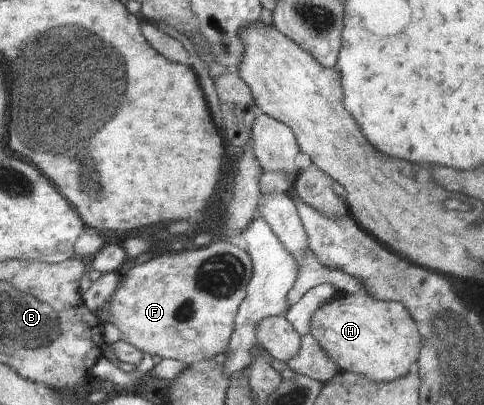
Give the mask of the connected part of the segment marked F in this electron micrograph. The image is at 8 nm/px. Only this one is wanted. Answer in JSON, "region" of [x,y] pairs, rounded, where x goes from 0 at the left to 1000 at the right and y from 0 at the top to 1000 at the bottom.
{"region":[[[446,595],[446,600],[438,600],[438,605],[432,602],[421,612],[393,617],[380,615],[368,622],[343,615],[343,620],[337,620],[331,625],[331,630],[320,630],[316,640],[310,640],[310,644],[302,644],[291,654],[273,659],[260,674],[260,679],[252,684],[248,704],[238,714],[238,721],[225,743],[229,758],[227,795],[244,807],[244,812],[250,817],[250,837],[254,842],[277,852],[277,857],[281,857],[281,862],[289,864],[293,872],[298,867],[310,872],[314,879],[329,877],[335,884],[378,891],[390,904],[399,896],[438,889],[452,872],[463,872],[469,867],[469,852],[473,849],[481,820],[486,783],[498,743],[504,738],[504,733],[508,733],[510,704],[519,691],[521,677],[523,654],[512,622],[508,617],[492,612],[492,607],[471,595]]]}

